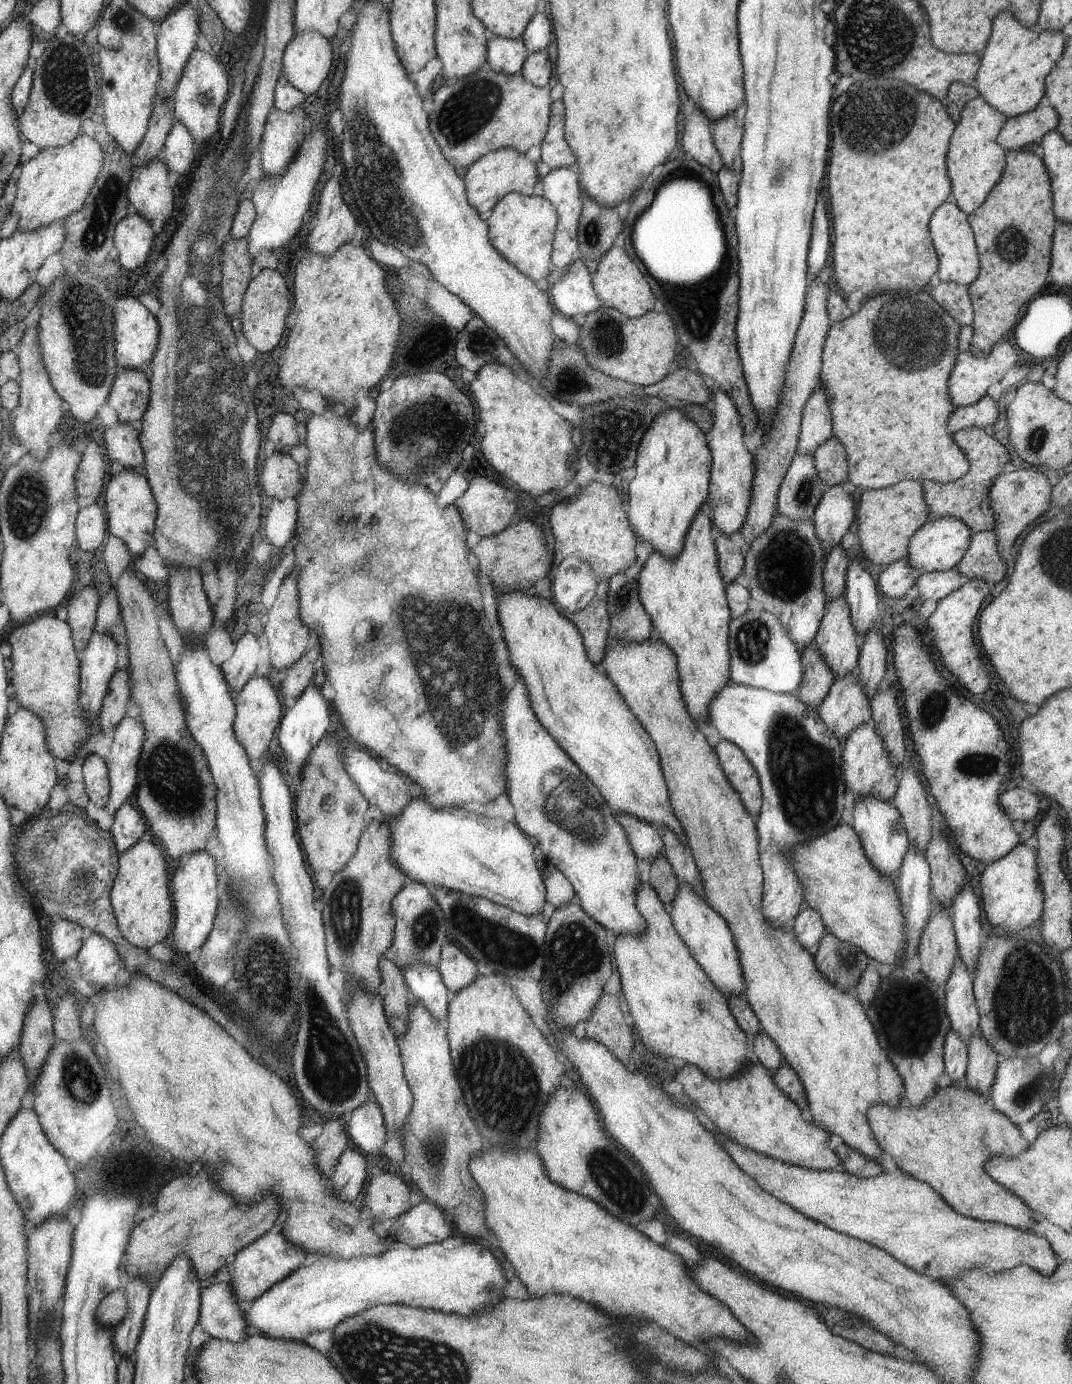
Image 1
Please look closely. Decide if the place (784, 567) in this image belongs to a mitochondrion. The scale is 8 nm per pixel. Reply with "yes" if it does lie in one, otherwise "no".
yes

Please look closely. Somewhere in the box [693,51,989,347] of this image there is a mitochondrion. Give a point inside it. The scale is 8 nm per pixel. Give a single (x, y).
(878, 124)

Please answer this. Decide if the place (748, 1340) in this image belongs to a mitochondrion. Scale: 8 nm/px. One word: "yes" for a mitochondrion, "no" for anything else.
no

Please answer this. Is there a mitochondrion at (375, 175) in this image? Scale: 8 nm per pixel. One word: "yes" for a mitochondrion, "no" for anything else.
yes

